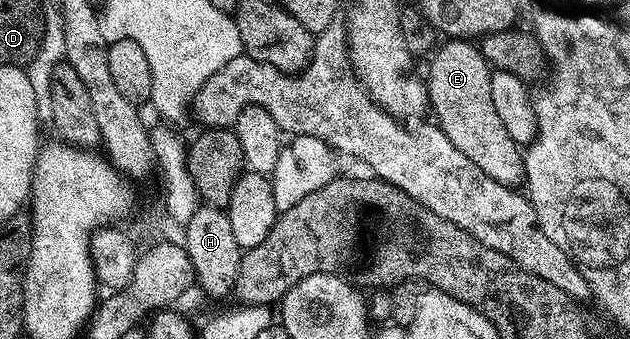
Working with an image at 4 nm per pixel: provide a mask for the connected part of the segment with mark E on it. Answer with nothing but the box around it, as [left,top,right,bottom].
[424,39,524,186]

